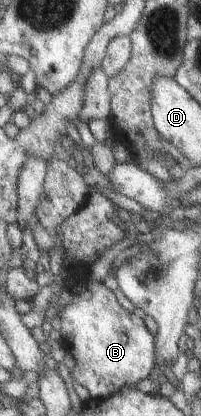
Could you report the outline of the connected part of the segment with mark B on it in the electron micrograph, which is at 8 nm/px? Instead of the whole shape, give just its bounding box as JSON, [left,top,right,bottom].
[56,277,156,399]

